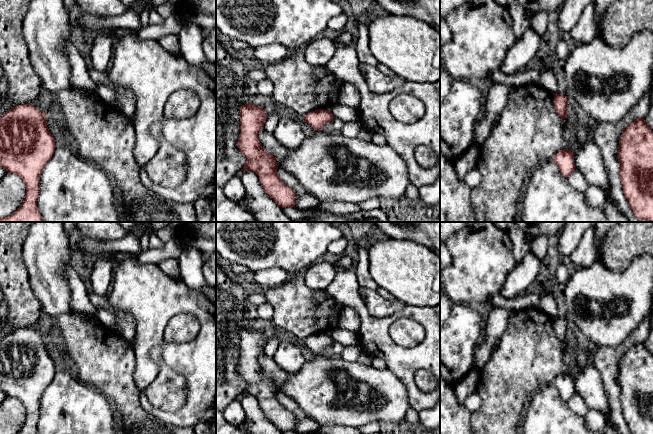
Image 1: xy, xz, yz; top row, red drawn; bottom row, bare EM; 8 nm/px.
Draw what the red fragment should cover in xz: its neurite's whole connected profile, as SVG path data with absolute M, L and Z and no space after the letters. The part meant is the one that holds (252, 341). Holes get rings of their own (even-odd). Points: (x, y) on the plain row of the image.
M249 326L240 331L241 357L237 370L247 382L242 395L254 395L259 400L264 415L280 431L294 431L296 416L279 402L273 378L261 371L258 362L266 343L267 339L260 330Z

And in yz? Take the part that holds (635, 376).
M643 342L623 355L617 381L623 417L632 434L653 434L653 355Z

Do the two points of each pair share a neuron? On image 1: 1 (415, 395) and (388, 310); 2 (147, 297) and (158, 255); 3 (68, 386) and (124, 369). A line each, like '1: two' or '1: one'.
1: two
2: two
3: two

